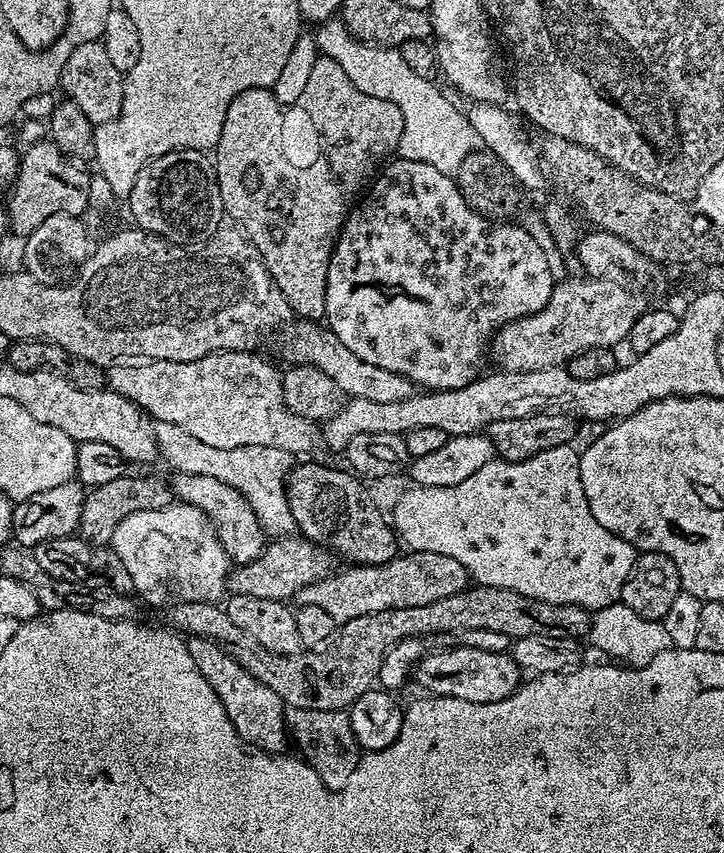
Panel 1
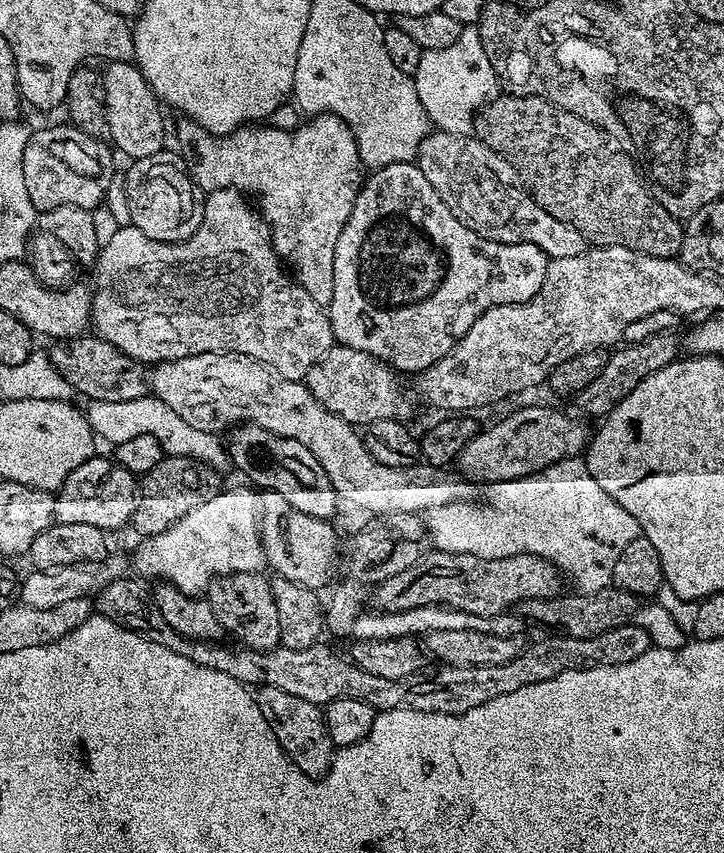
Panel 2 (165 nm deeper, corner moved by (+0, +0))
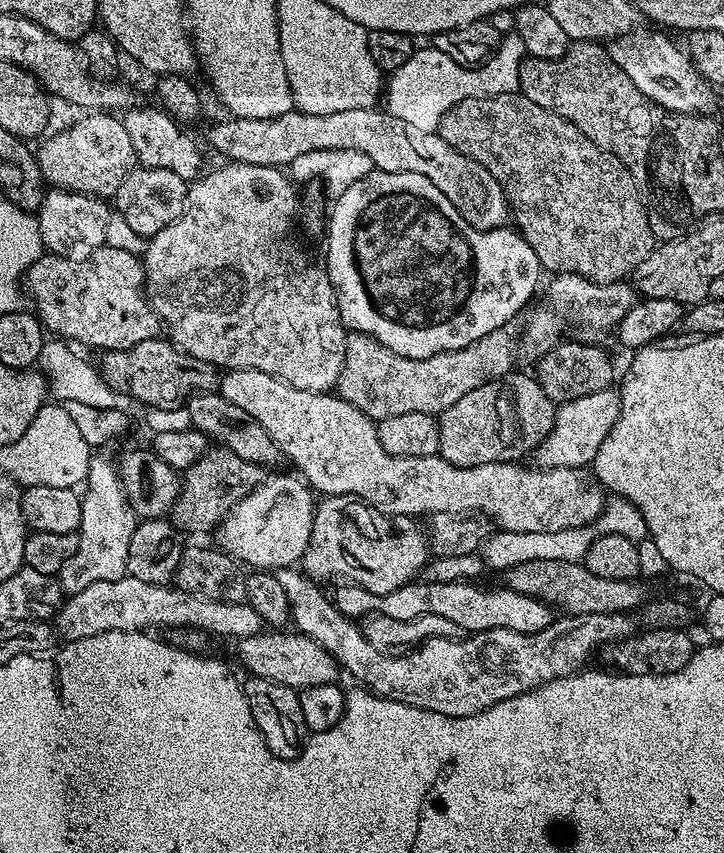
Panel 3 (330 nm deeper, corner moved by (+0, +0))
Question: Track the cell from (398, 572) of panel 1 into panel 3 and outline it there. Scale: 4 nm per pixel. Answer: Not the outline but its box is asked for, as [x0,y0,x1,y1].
[506,560,645,616]

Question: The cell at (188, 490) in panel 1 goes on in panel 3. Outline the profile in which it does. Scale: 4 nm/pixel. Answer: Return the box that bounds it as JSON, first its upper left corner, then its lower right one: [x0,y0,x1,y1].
[302,496,430,596]

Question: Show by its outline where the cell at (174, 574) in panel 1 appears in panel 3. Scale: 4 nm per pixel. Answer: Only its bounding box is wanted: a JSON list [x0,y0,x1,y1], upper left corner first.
[214,475,317,570]

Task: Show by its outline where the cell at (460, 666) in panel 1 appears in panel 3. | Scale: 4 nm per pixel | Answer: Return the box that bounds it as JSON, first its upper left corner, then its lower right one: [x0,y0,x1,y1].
[236,630,342,690]

